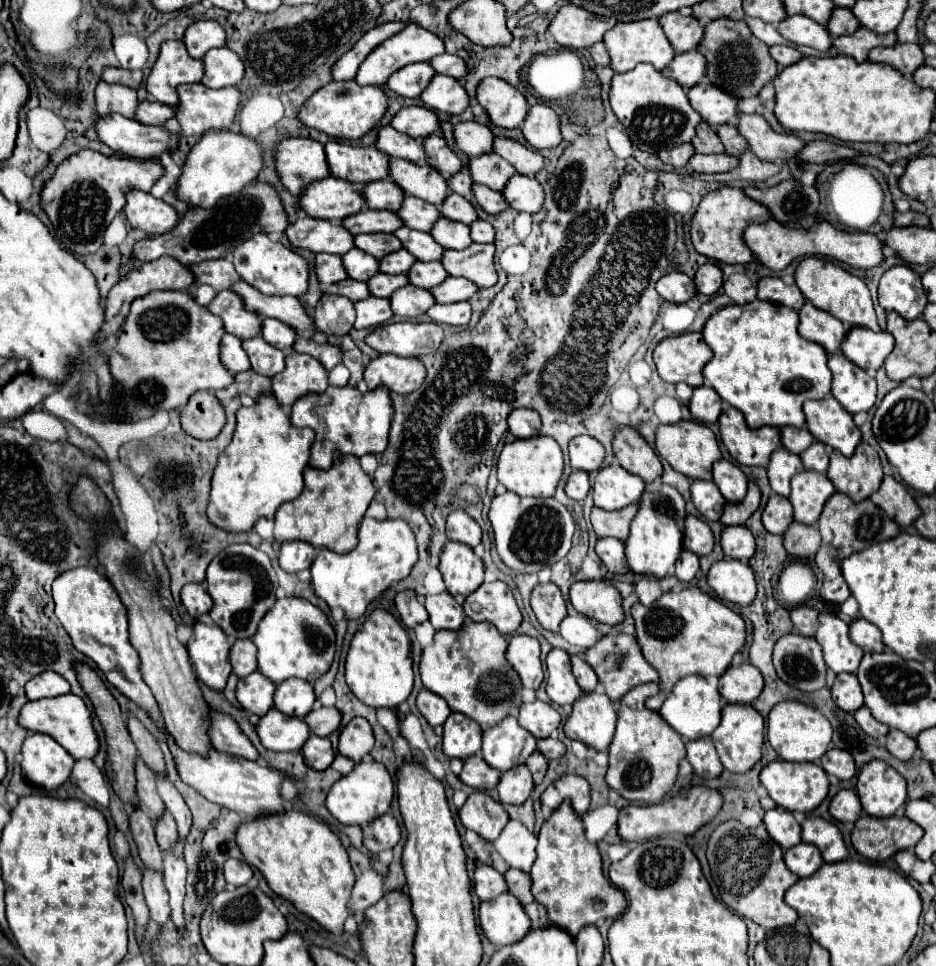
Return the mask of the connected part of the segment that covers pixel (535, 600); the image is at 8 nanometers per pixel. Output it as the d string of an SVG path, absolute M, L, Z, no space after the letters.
M552 582L538 584L532 590L530 604L532 604L532 610L538 618L538 622L542 624L542 628L558 632L558 626L560 626L562 618L566 616L566 604L560 594L560 588L556 588L556 584L552 584Z

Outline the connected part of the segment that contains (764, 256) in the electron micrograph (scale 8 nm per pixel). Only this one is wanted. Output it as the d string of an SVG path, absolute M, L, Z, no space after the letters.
M768 220L764 224L752 224L744 232L744 240L760 264L768 266L770 270L784 270L792 260L800 256L826 256L838 262L844 262L852 268L870 270L884 262L884 240L872 232L842 232L834 228L830 222L818 222L812 228L786 228L776 220Z

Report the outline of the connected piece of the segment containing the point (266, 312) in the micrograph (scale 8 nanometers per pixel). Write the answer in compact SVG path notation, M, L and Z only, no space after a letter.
M236 282L232 286L234 292L238 292L244 298L244 304L248 310L258 312L262 318L278 318L286 324L290 324L298 334L304 330L310 330L312 336L316 336L316 328L312 320L306 316L304 308L298 304L298 298L294 296L264 296L256 288L250 288L246 282Z

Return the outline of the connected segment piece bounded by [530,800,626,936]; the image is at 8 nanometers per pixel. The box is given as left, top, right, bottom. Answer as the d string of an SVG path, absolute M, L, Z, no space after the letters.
M564 800L542 824L536 854L536 862L530 871L531 892L534 900L546 908L554 926L564 928L570 936L576 936L576 932L588 924L594 924L600 918L614 920L624 912L626 898L608 882L608 878L604 878L598 848L586 840L582 820L576 816L568 800Z

